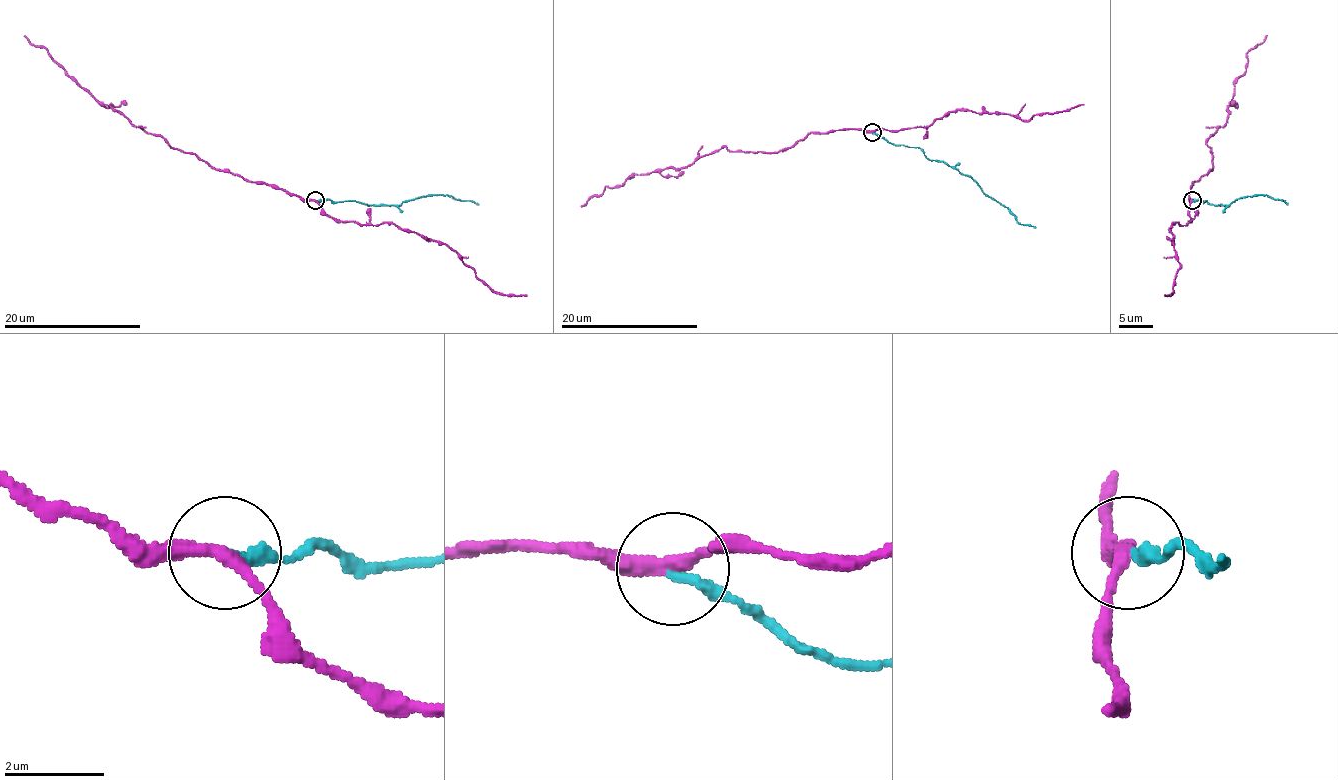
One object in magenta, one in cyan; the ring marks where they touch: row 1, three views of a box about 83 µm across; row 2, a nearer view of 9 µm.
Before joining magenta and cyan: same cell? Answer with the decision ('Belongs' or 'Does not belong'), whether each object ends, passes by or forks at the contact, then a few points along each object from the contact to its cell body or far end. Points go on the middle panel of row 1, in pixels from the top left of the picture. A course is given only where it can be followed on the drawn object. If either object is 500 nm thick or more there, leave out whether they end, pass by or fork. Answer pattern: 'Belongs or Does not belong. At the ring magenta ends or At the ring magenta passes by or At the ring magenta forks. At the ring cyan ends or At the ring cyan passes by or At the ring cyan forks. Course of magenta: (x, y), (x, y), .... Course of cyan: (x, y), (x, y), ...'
Does not belong. At the ring magenta passes by. At the ring cyan ends. Course of magenta: (872, 132), (809, 132), (770, 153), (730, 151), (725, 146), (686, 166), (631, 175), (581, 207). Course of cyan: (872, 132), (889, 142), (918, 148), (927, 158), (954, 166), (1006, 207), (1021, 225), (1035, 228)

